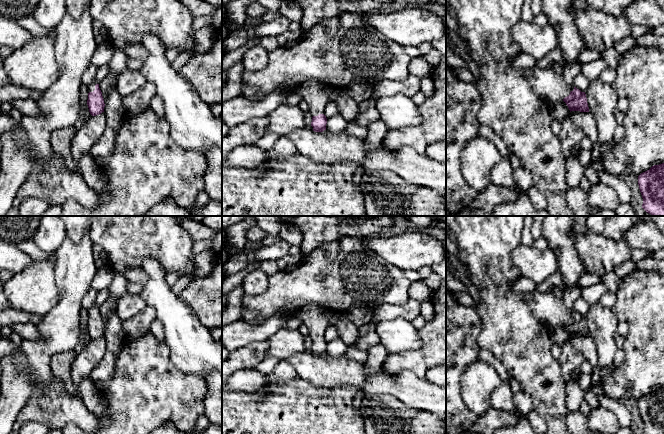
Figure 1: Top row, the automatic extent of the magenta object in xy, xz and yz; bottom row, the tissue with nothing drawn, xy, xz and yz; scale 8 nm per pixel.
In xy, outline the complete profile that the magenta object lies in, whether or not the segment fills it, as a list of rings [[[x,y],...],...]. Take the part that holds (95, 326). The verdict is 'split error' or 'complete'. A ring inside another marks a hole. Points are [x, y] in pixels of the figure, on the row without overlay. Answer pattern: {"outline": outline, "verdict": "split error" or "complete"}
{"outline": [[[93,305],[91,308],[87,310],[88,313],[88,324],[87,329],[89,332],[89,336],[92,340],[96,340],[104,336],[104,323],[102,320],[102,316],[99,312],[99,308]]], "verdict": "split error"}

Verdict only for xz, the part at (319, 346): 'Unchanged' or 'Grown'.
Grown

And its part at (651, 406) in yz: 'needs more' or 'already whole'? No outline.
already whole

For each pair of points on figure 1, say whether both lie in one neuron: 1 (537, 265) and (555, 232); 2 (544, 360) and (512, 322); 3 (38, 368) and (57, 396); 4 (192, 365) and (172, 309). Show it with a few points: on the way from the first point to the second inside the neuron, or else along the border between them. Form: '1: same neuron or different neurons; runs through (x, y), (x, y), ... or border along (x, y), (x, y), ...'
1: different neurons; border along (548, 248), (552, 251)
2: same neuron; runs through (535, 351), (515, 331)
3: different neurons; border along (54, 376), (48, 384), (37, 388), (30, 397)
4: same neuron; runs through (192, 351), (191, 344), (184, 335), (180, 323)

